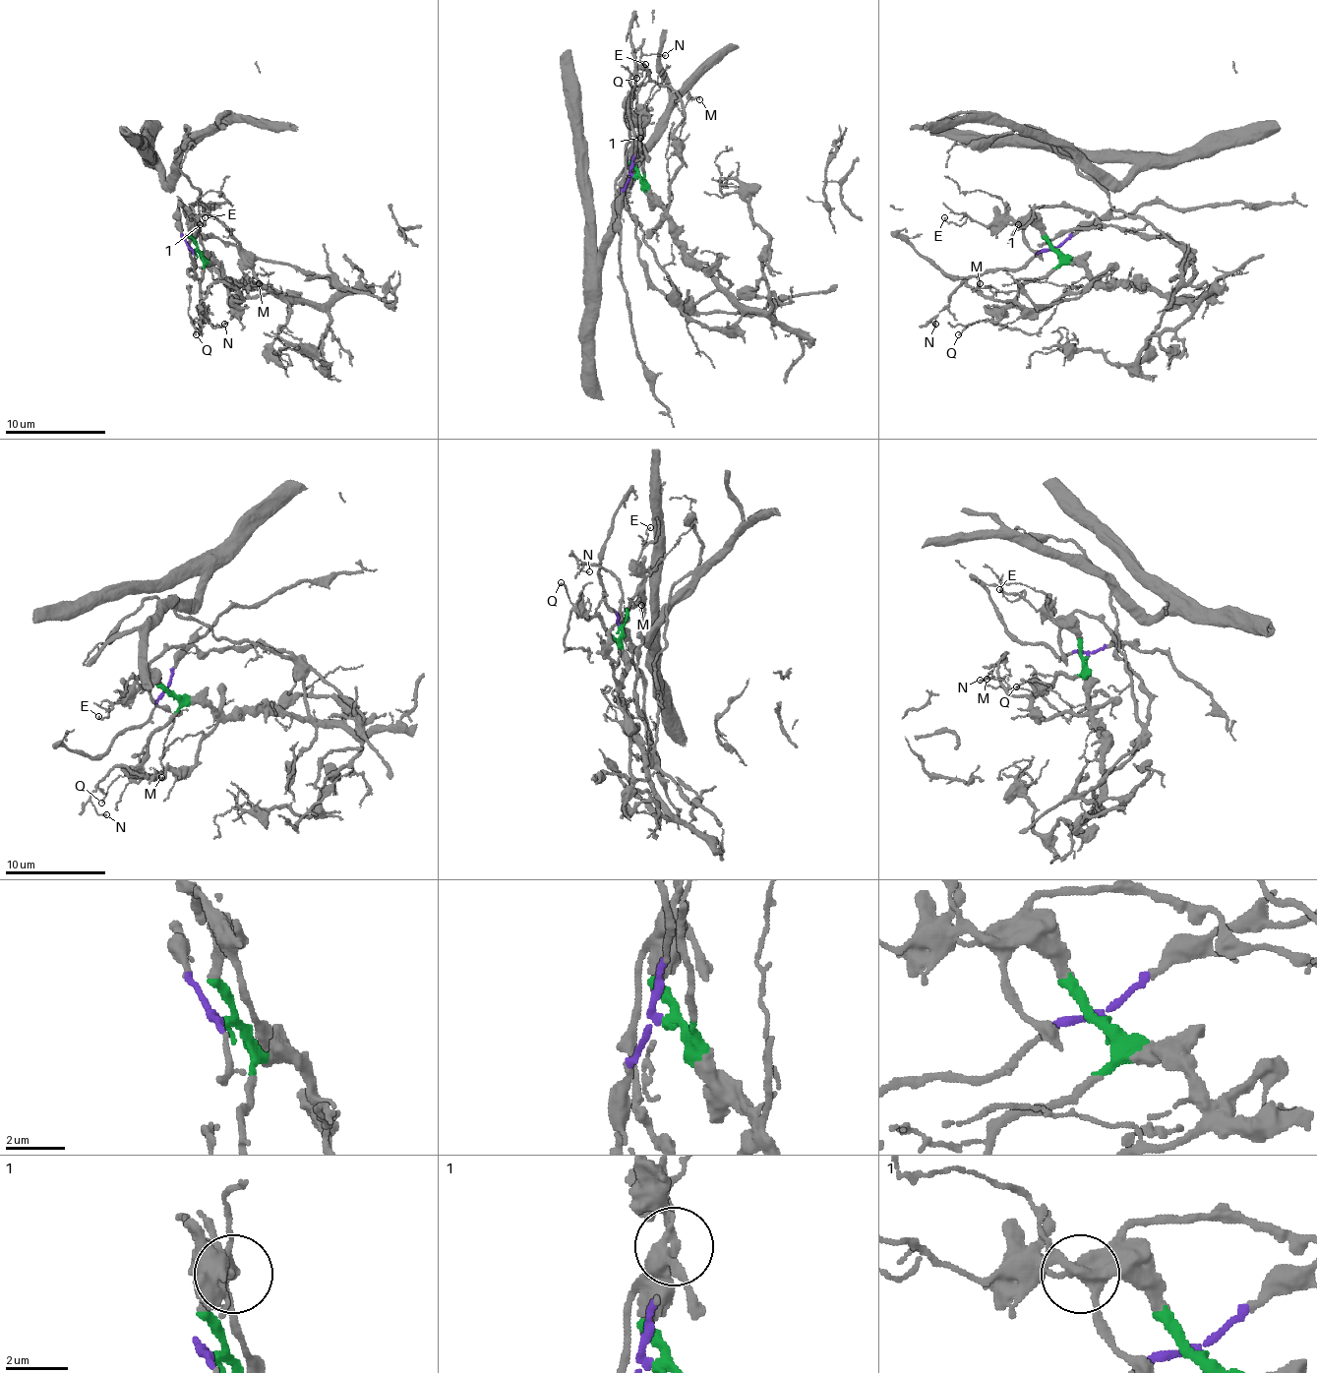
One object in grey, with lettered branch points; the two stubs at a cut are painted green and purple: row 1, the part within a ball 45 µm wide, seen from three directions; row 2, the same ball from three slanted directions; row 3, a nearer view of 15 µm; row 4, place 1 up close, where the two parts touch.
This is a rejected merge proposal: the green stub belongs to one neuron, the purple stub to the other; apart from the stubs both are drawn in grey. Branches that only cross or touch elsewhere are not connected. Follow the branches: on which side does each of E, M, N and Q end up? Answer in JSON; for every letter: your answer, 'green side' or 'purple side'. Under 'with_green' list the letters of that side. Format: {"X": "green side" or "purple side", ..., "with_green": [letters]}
{"E": "green side", "M": "green side", "N": "green side", "Q": "green side", "with_green": ["E", "M", "N", "Q"]}

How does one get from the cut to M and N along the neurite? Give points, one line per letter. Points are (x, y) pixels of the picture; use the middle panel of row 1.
M: (632, 175), (663, 206), (673, 198), (668, 183), (681, 165), (676, 125), (684, 117), (686, 105), (698, 99)
N: (632, 175), (666, 206), (673, 198), (684, 102), (640, 57), (666, 54)

